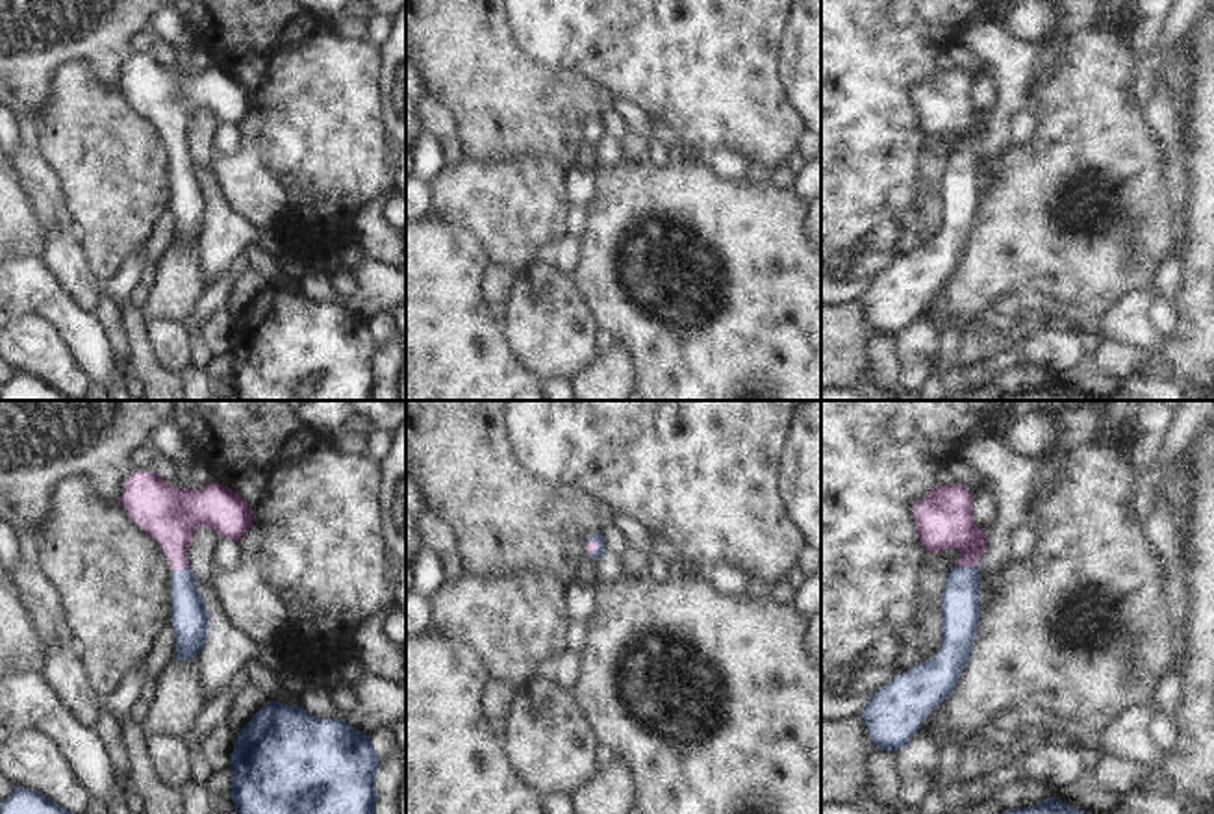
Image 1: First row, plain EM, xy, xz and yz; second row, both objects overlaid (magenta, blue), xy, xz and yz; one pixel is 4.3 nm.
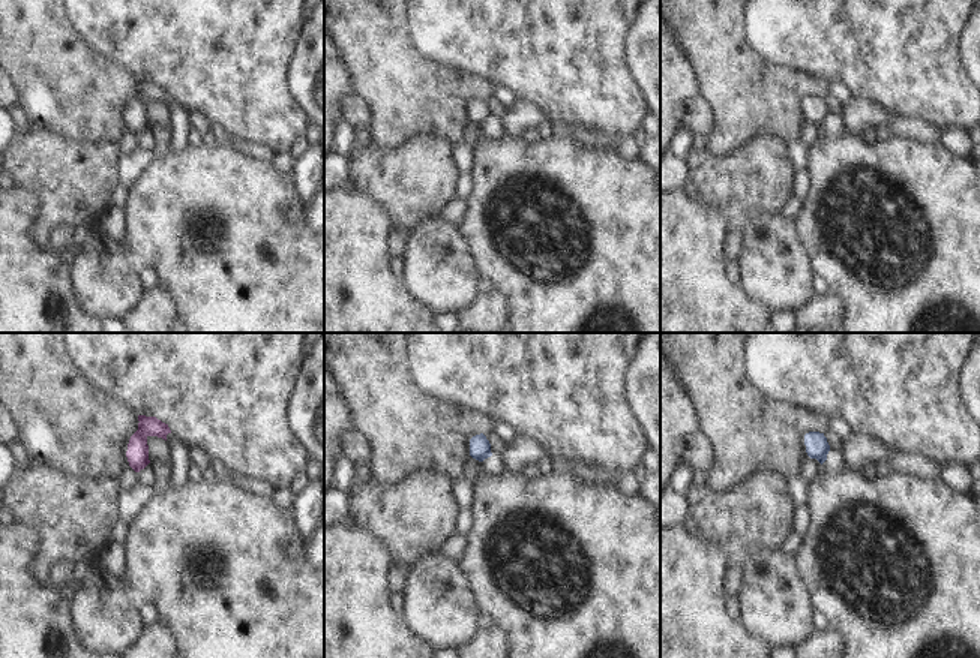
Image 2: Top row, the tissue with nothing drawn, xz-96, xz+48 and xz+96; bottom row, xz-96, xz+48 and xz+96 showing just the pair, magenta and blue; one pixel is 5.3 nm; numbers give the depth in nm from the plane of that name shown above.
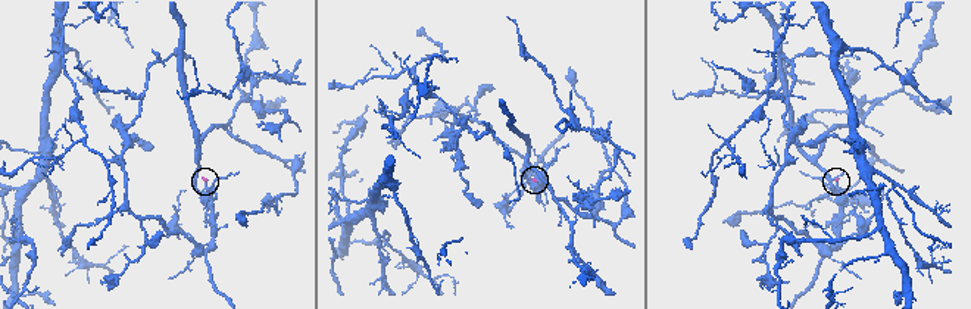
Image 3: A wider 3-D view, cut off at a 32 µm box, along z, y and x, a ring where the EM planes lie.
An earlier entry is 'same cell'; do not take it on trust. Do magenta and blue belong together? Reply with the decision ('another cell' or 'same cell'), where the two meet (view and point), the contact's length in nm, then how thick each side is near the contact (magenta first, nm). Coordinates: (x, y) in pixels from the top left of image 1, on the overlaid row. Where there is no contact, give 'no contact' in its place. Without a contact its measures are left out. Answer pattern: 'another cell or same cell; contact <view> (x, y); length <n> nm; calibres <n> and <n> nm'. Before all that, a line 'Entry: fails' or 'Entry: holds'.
Entry: holds
same cell; contact yz (968, 566); length 90 nm; calibres 240 and 160 nm

